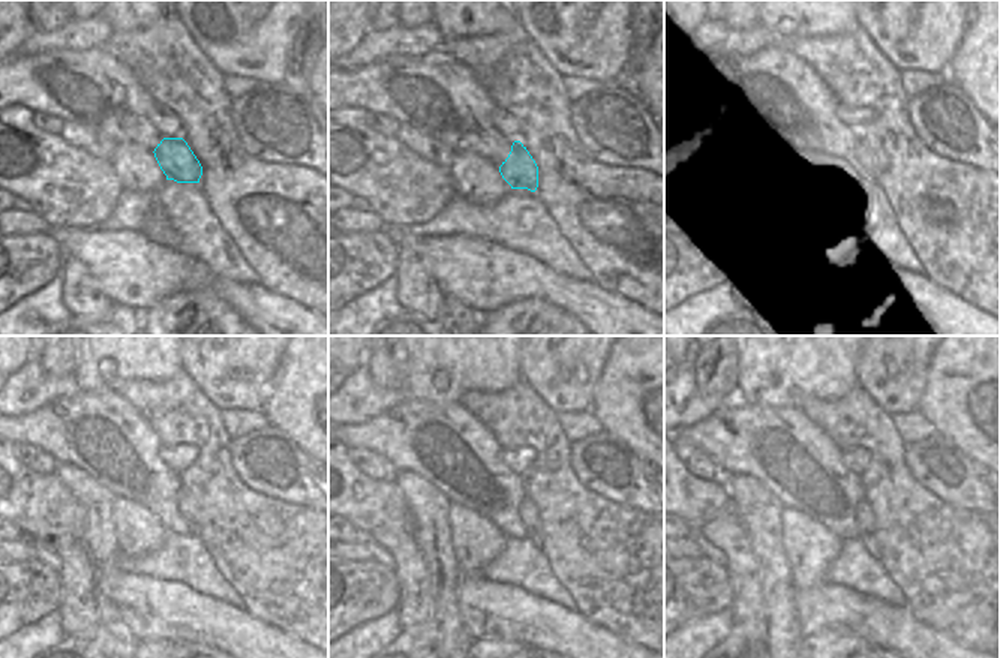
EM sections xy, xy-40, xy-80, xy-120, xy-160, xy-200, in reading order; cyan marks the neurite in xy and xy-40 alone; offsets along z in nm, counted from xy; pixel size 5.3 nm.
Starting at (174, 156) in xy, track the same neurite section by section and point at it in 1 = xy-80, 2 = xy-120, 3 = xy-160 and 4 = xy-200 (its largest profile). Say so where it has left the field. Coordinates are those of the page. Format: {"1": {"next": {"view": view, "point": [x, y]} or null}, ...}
{"1": {"next": {"view": "xy-80", "point": [861, 171]}}, "2": {"next": {"view": "xy-120", "point": [186, 505]}}, "3": {"next": {"view": "xy-160", "point": [528, 513]}}, "4": {"next": {"view": "xy-200", "point": [864, 516]}}}

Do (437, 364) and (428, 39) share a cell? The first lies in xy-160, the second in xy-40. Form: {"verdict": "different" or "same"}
{"verdict": "different"}

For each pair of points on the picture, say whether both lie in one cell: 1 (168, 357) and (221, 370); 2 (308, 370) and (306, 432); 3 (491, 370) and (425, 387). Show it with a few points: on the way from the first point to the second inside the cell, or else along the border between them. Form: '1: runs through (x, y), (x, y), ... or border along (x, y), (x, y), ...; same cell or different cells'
1: border along (180, 351), (182, 367); different cells
2: runs through (308, 385), (308, 417); same cell
3: runs through (474, 370), (470, 370), (446, 394), (441, 394); same cell

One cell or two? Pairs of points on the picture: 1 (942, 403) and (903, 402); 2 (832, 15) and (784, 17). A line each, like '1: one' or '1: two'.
1: two
2: one

